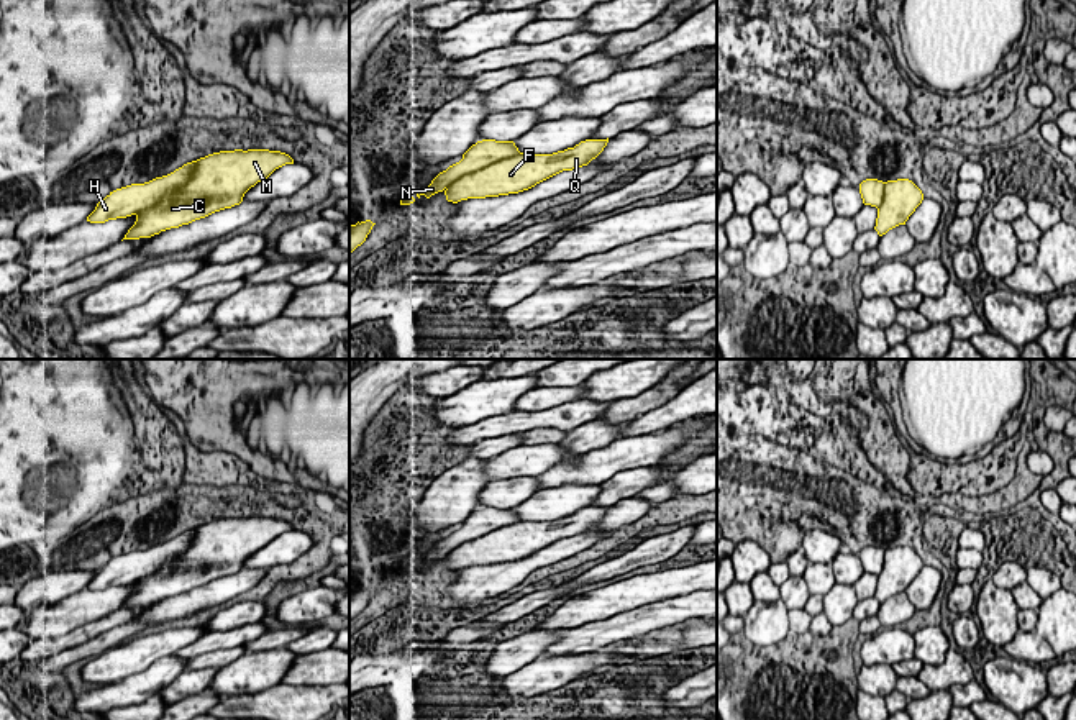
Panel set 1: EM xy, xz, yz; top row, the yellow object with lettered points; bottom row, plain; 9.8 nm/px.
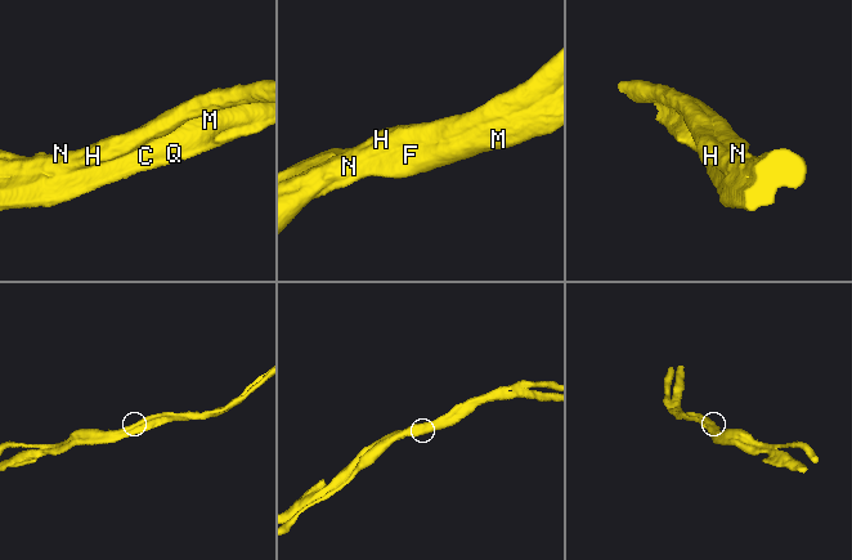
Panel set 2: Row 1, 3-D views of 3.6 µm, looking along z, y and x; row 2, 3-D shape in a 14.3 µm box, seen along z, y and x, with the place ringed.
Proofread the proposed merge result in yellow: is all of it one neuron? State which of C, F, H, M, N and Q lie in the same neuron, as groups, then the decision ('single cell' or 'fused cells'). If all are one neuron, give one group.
groups C F M Q / H N; fused cells

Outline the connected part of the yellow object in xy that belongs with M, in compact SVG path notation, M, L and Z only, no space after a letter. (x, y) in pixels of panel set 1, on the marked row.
M220 151L194 161L187 184L136 213L123 239L151 238L243 202L244 194L276 169L294 164L280 151Z

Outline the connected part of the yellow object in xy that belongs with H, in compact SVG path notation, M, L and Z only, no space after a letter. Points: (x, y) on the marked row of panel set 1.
M194 161L184 164L174 172L156 177L144 184L131 184L110 192L95 210L87 216L90 223L105 223L108 220L126 218L156 205L166 195L187 184L194 172Z

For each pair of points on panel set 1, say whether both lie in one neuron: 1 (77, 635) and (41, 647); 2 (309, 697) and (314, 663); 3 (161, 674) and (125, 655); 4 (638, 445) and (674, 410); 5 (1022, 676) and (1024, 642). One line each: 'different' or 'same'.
1: same
2: different
3: different
4: different
5: different

